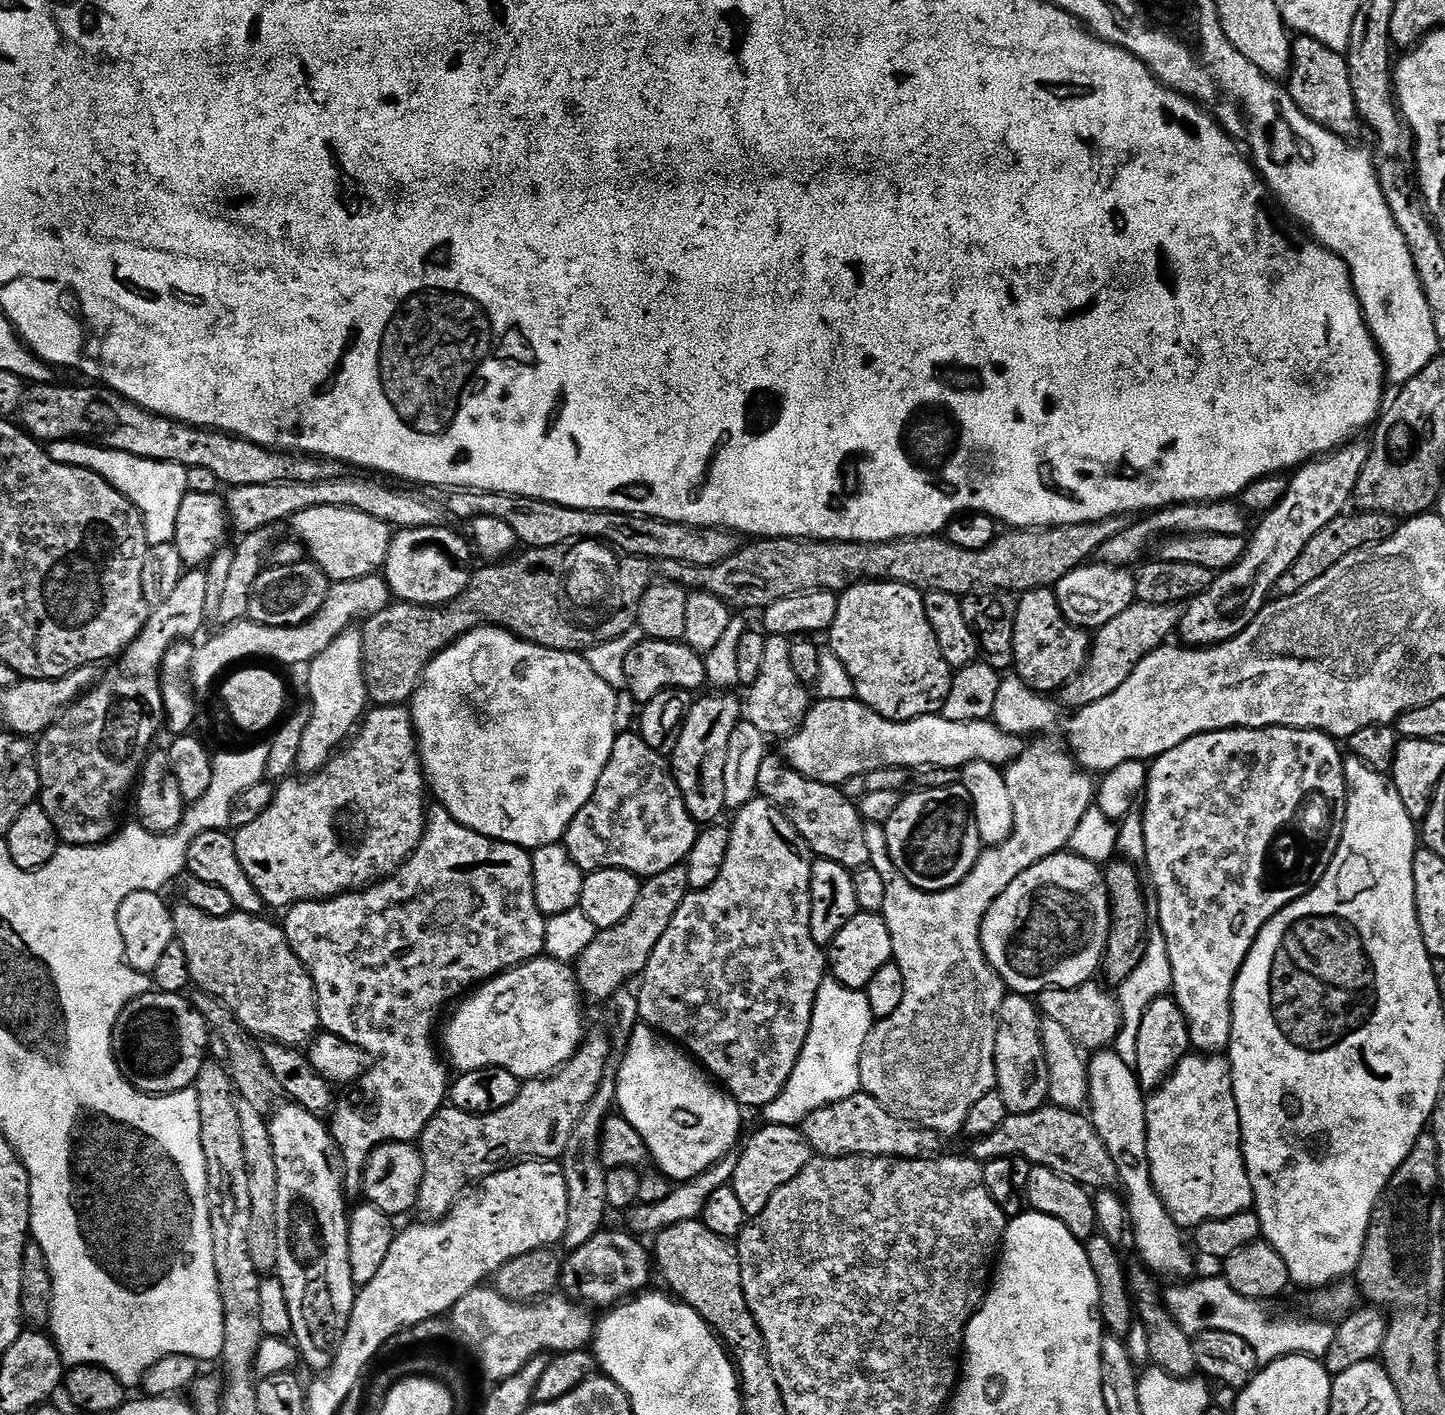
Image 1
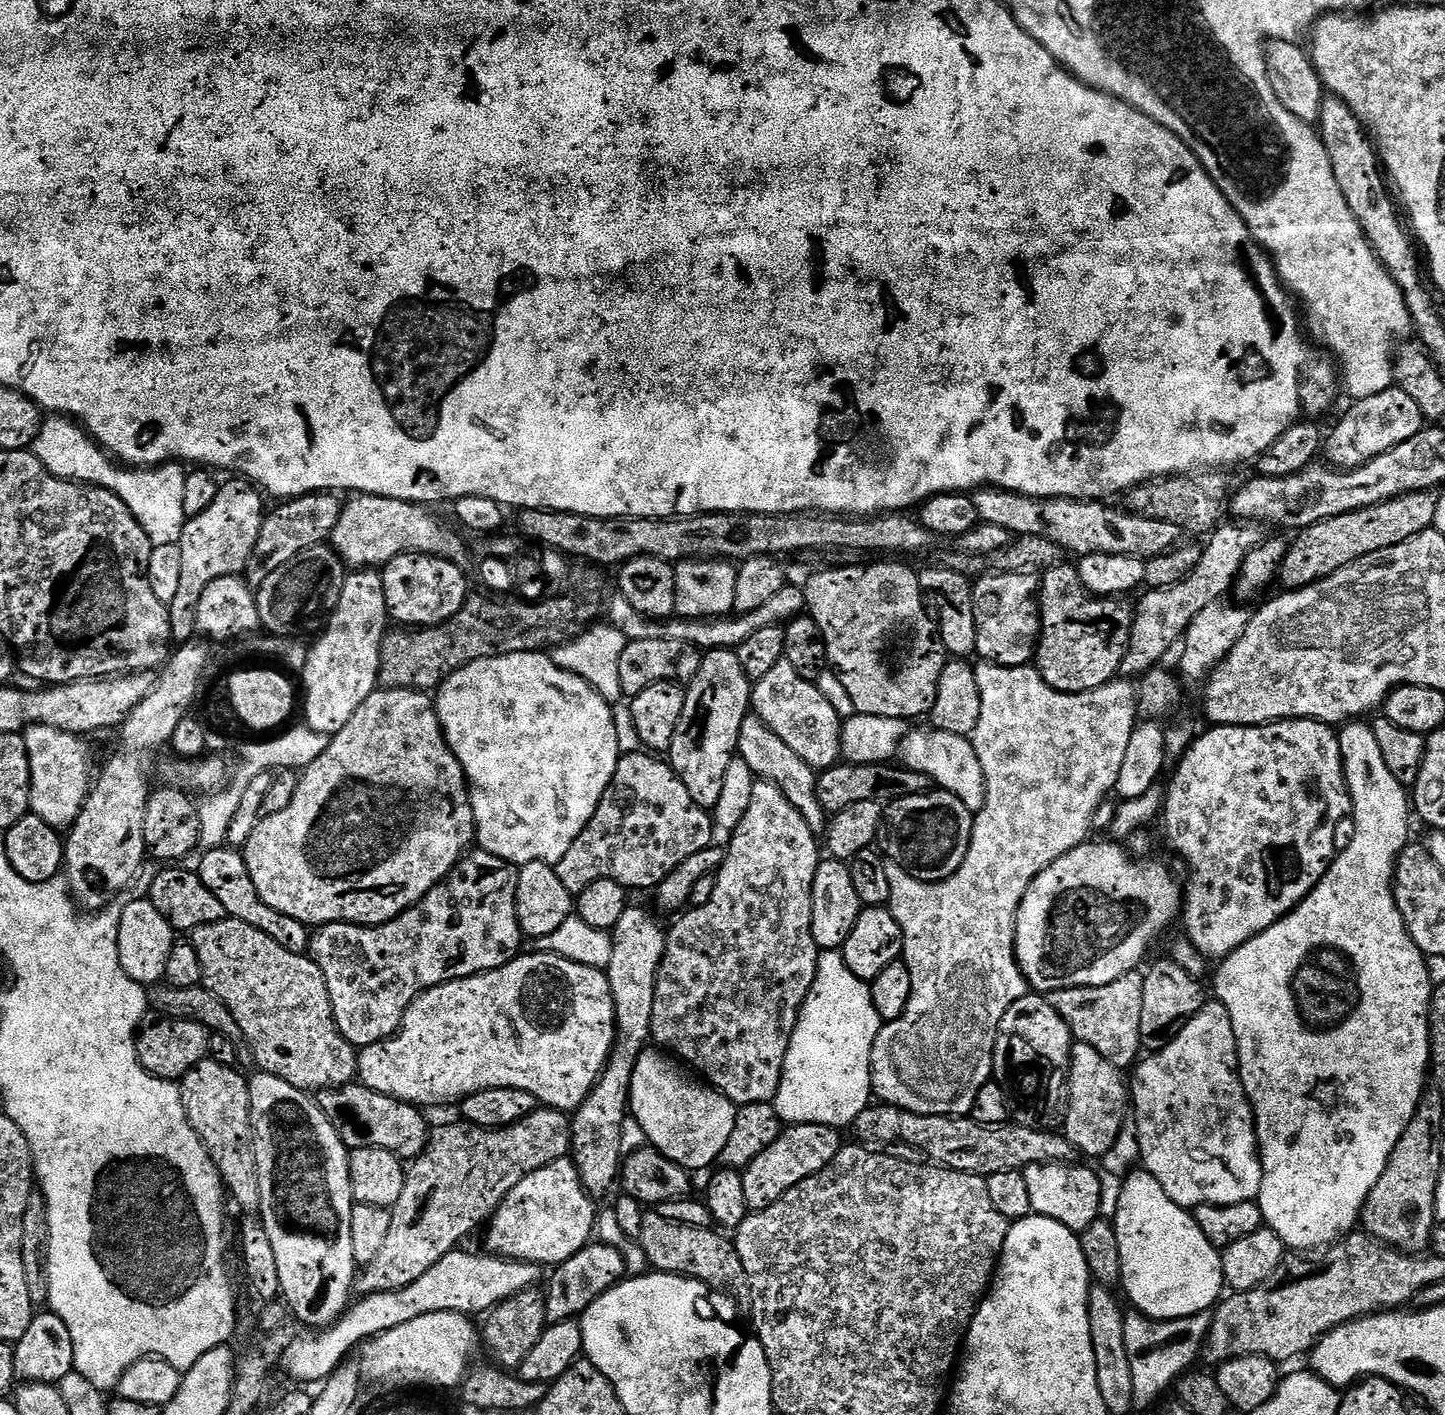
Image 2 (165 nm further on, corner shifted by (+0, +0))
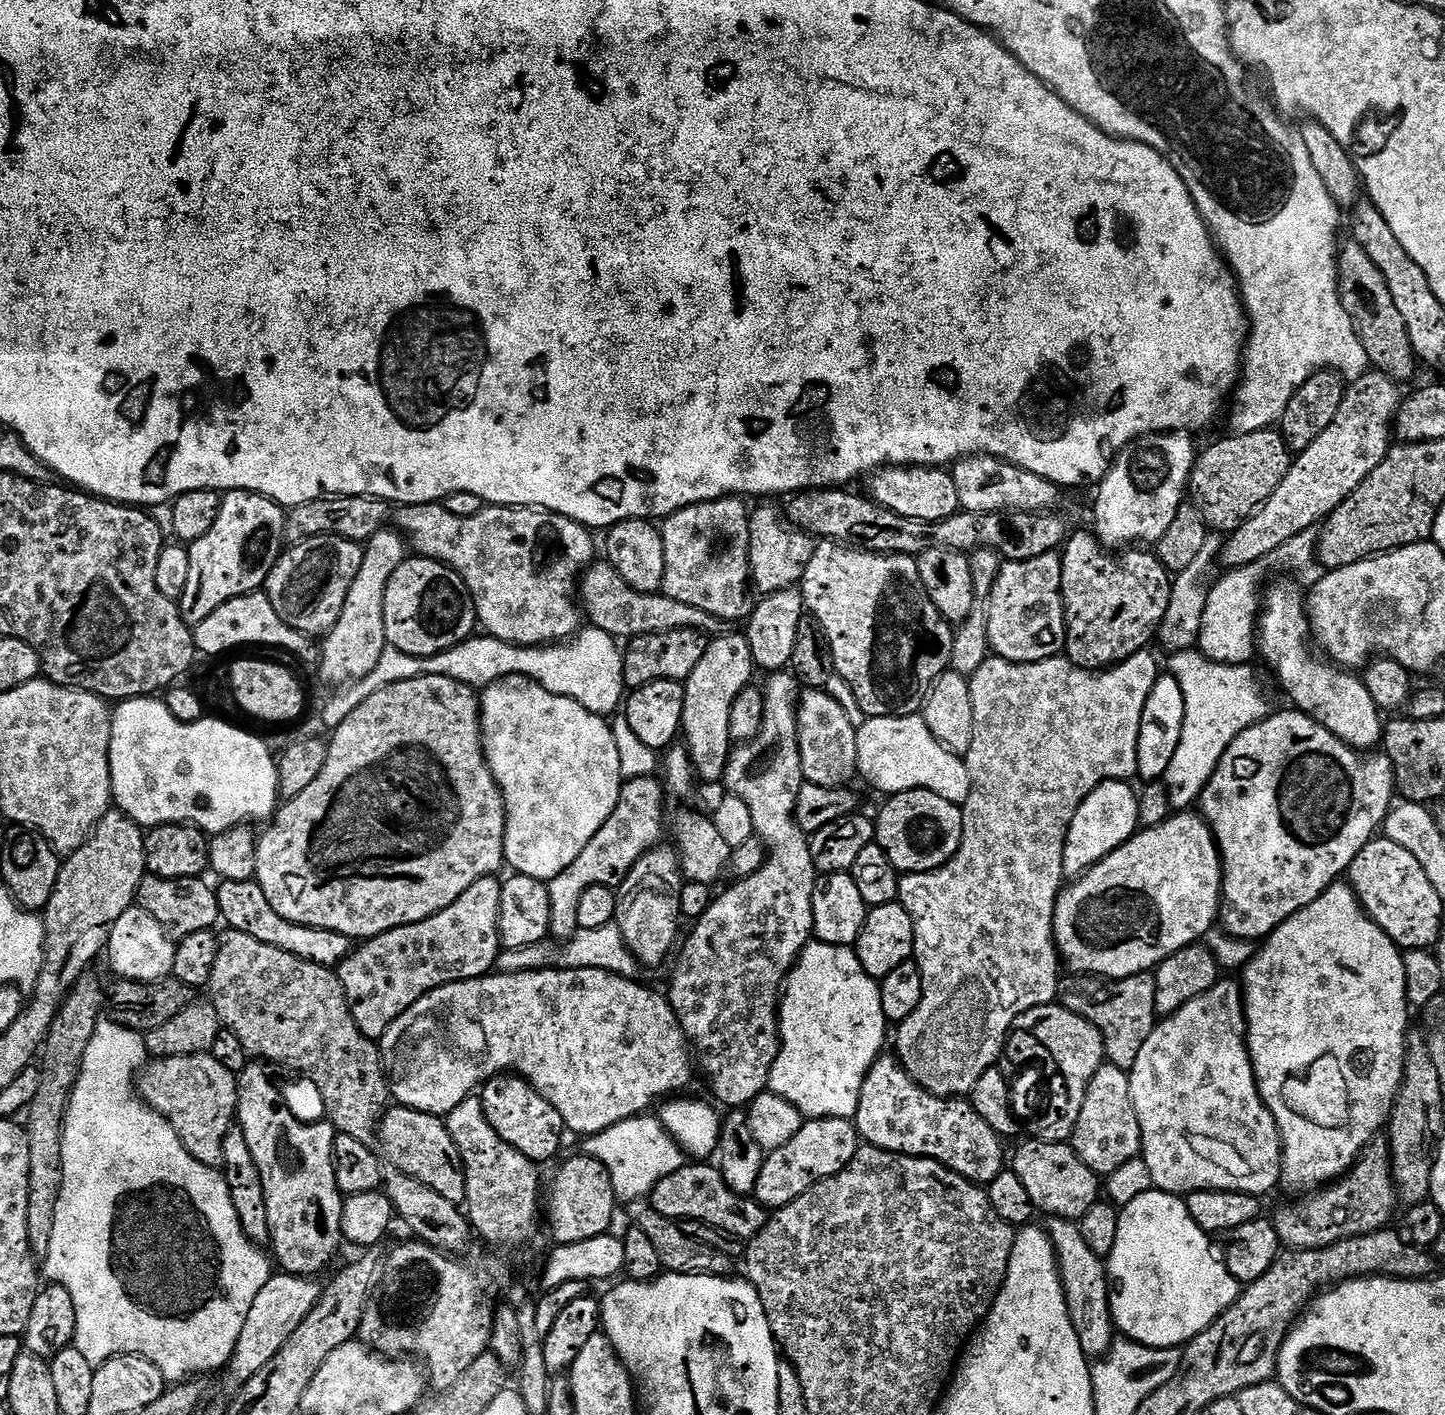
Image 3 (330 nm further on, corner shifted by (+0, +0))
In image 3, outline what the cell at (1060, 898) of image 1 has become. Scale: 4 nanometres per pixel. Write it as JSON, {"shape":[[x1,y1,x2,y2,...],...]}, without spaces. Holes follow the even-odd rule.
{"shape":[[1177,811,1169,816,1166,822,1162,822,1162,826,1137,831,1135,836,1131,836,1126,843,1118,846,1118,850,1106,854,1106,858,1102,858,1094,867,1075,877,1067,886,1061,887,1052,918,1052,939,1055,941,1056,951,1060,953,1061,961,1067,967,1069,964,1072,967,1069,969,1076,974,1103,976,1106,980,1121,980,1122,978,1130,978,1134,974,1152,972,1170,954,1174,954,1186,946,1197,943,1201,938,1207,937,1208,931,1214,927,1218,920,1220,887,1223,881,1224,866,1220,862,1220,848,1212,836,1212,827,1204,821,1203,816,1195,811]]}

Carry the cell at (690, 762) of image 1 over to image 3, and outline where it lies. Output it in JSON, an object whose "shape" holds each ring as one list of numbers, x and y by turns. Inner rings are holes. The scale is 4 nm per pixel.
{"shape":[[721,634,709,639,702,662,694,666,694,674,684,684,684,726,682,740,692,754,696,775,701,781,719,785,724,779,734,741,730,734,730,706,744,688,753,683,750,646,744,634]]}

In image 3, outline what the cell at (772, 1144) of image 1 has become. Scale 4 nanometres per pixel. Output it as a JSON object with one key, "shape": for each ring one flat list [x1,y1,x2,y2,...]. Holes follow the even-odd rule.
{"shape":[[808,1120,782,1150,774,1150,764,1157,762,1174,758,1174,758,1186,754,1198,769,1210,784,1208,794,1198,806,1194,819,1180,830,1178,844,1171,854,1158,858,1147,858,1133,852,1120]]}

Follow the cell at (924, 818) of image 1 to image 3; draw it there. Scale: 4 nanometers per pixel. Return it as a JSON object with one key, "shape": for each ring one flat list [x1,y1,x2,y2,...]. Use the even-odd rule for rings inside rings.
{"shape":[[921,788,895,793,885,800,888,801,881,806,880,813,875,813,874,816,874,843,886,850,886,858,890,858,897,872,933,872,950,862,954,854,958,854,964,829,961,805,946,802,946,798,938,798,938,794]]}

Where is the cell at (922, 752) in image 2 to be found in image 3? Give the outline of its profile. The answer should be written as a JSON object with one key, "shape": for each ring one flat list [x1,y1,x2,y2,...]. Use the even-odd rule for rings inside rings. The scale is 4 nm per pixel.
{"shape":[[923,715,914,716,869,716,864,725,856,729,858,742,858,762,856,763,859,775,864,776,868,784,873,784,883,794,895,794,921,788,938,794,938,798,946,798,946,802,954,802,963,806,970,794,970,774,965,757,955,756,934,734,930,734,930,726,926,726]]}

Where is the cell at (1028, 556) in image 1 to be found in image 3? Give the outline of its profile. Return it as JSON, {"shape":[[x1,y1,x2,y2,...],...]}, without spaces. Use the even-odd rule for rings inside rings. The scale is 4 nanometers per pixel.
{"shape":[[1275,427,1228,436,1197,455,1192,476,1188,479,1191,503,1216,534,1237,532,1242,522,1252,517,1268,501,1270,494,1282,486,1282,478,1286,478,1294,459,1292,449]]}

